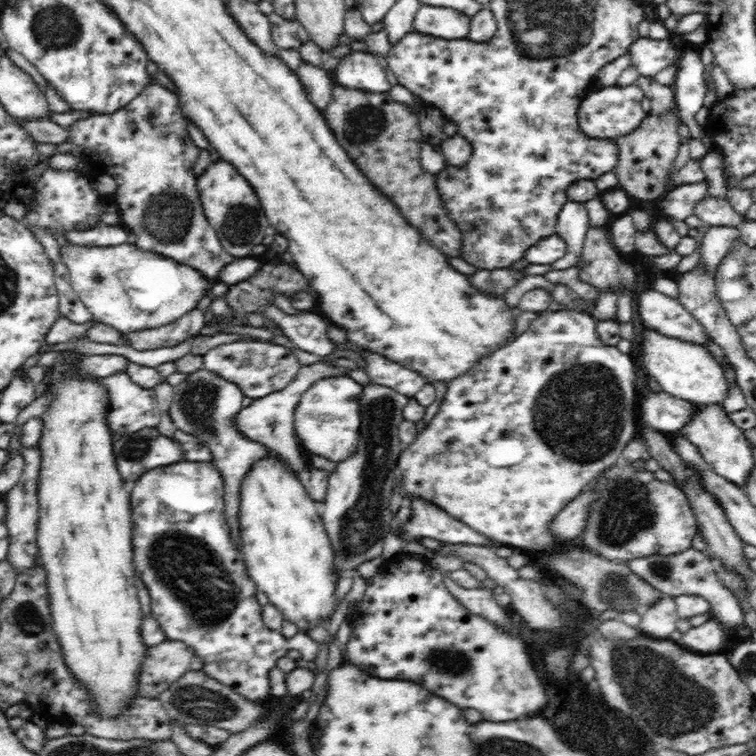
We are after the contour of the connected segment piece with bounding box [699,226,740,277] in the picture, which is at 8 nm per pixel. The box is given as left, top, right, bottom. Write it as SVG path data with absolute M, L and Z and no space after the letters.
M711 226L705 233L701 243L699 264L713 276L717 264L730 252L734 240L738 240L740 228L727 226Z

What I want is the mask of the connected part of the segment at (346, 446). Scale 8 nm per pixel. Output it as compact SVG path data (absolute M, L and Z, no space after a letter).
M334 376L314 382L301 395L294 412L295 434L309 454L323 456L333 463L346 460L358 446L361 410L358 404L363 386L346 376Z

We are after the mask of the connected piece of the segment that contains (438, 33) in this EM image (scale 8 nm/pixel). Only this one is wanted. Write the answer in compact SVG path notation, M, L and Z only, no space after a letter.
M423 5L414 18L412 30L446 40L456 40L467 38L470 24L471 19L456 10Z

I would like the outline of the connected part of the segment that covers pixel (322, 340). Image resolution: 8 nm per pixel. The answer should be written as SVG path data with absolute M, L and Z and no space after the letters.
M270 303L263 308L263 314L284 332L295 347L304 352L328 360L332 353L340 350L328 337L328 322L317 311L300 311L292 315Z

